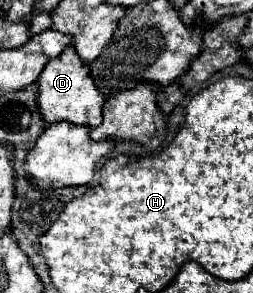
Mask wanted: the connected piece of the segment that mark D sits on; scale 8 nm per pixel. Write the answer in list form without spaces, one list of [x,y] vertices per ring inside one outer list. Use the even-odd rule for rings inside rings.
[[[66,47],[62,55],[52,59],[38,79],[38,97],[36,105],[40,107],[40,117],[44,123],[58,123],[68,121],[72,125],[84,125],[84,127],[98,127],[102,123],[102,105],[104,95],[96,89],[88,65],[80,61],[76,51],[72,47]]]

